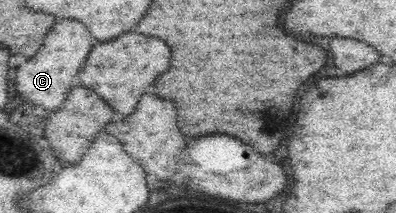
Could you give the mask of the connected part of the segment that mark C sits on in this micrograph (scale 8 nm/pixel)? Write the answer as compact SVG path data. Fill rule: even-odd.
M62 19L60 23L56 23L52 31L46 35L38 53L28 63L16 69L16 89L22 95L22 99L34 105L42 105L50 111L58 109L66 99L68 95L66 91L70 91L74 77L78 75L92 47L94 47L94 39L80 21Z

